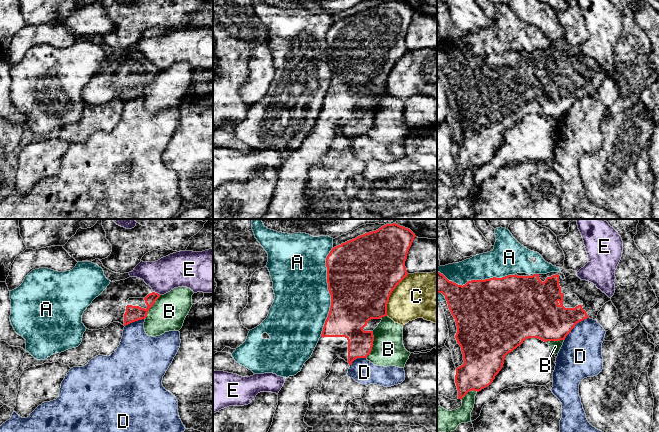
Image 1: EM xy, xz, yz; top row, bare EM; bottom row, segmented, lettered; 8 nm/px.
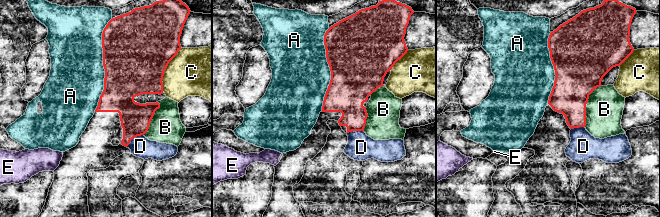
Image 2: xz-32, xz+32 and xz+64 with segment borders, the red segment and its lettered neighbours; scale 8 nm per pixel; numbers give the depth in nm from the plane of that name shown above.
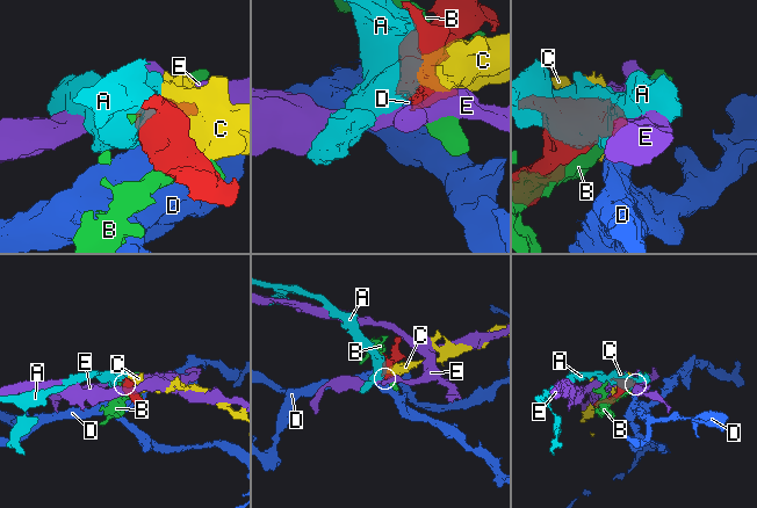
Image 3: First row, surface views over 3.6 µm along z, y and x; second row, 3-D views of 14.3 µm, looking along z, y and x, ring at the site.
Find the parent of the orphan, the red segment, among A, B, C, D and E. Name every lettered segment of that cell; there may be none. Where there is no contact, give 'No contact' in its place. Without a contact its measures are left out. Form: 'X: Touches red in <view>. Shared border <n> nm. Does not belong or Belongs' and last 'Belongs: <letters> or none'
A: Touches red in xz. Shared border 750 nm. Does not belong
B: Touches red in xz. Shared border 220 nm. Does not belong
C: Touches red in xz. Shared border 380 nm. Does not belong
D: Touches red in yz. Shared border 280 nm. Does not belong
E: Touches red in xy. Shared border 70 nm. Does not belong
Belongs: none

